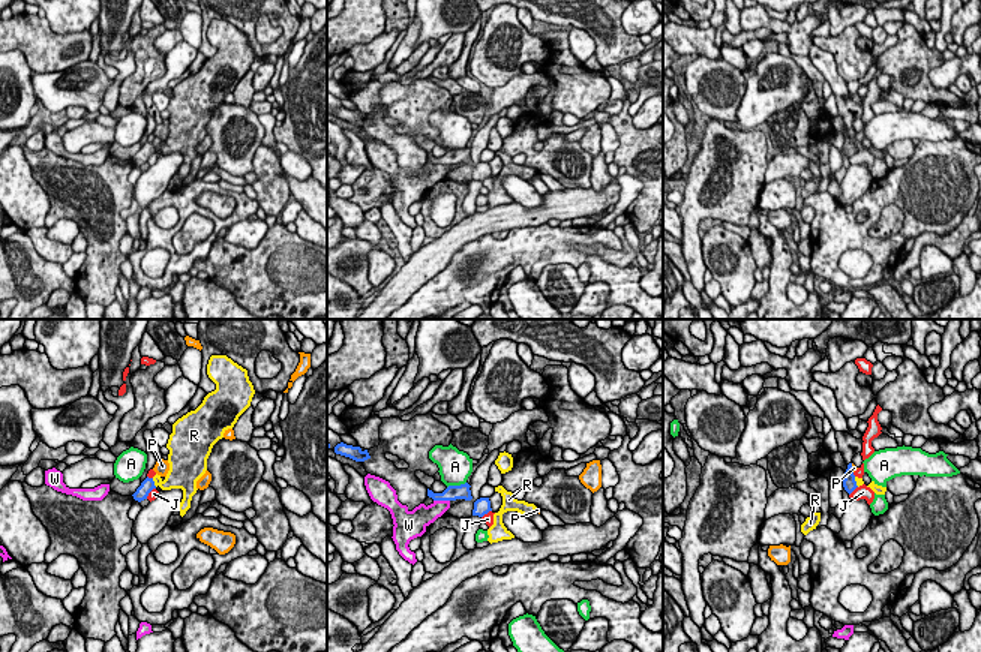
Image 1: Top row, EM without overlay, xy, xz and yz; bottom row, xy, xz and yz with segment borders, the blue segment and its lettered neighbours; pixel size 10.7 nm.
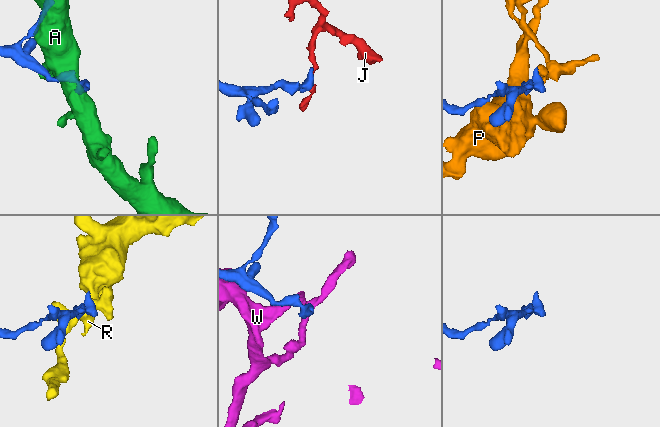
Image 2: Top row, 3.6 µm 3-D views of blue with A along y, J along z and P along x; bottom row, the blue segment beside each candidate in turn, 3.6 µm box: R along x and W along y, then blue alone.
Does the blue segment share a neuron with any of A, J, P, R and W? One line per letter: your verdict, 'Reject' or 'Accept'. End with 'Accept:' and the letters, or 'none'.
A: Reject
J: Reject
P: Accept
R: Reject
W: Reject
Accept: P

